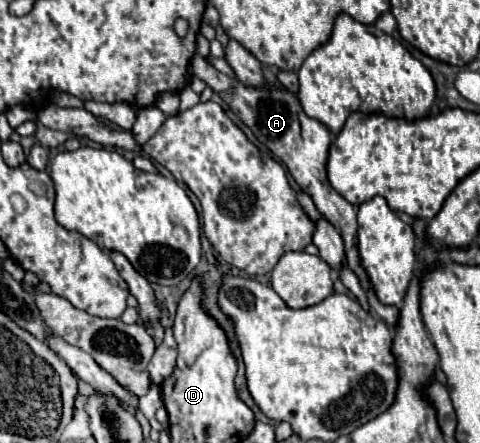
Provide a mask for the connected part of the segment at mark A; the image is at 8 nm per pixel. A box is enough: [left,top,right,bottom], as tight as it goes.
[188,55,400,327]

